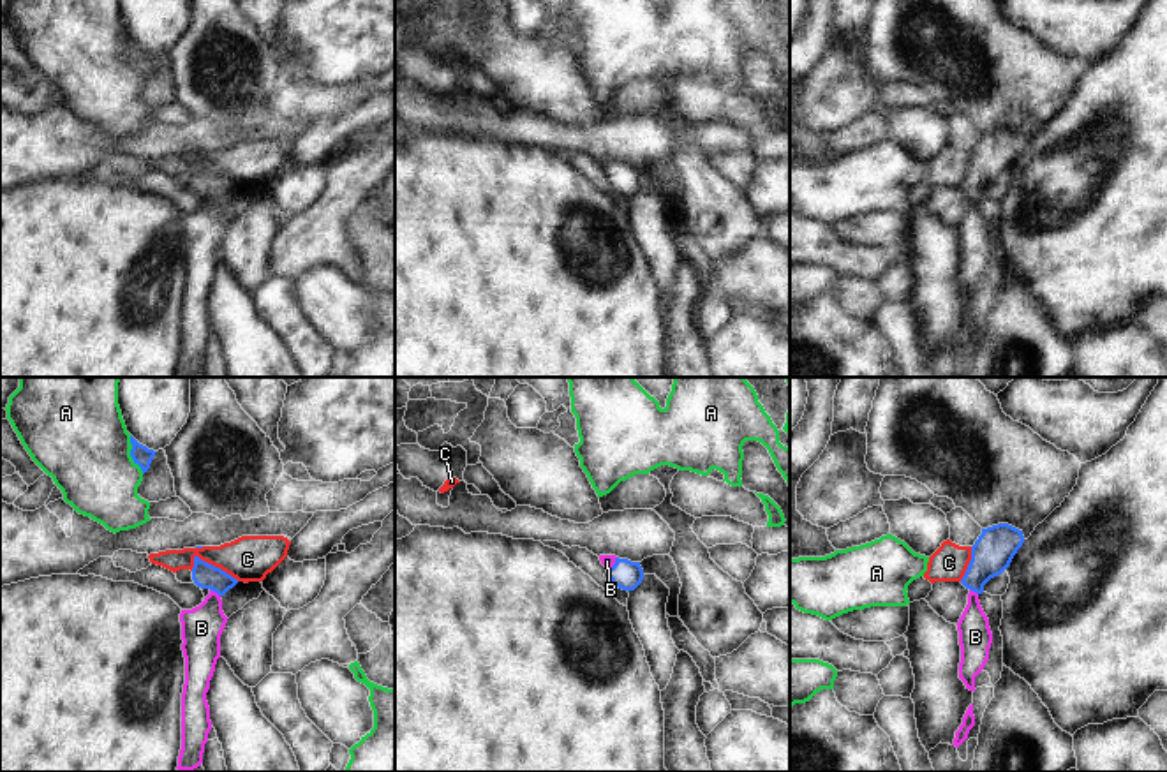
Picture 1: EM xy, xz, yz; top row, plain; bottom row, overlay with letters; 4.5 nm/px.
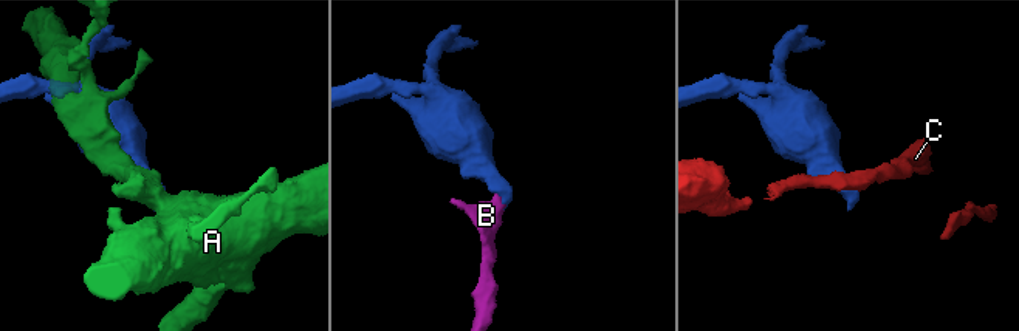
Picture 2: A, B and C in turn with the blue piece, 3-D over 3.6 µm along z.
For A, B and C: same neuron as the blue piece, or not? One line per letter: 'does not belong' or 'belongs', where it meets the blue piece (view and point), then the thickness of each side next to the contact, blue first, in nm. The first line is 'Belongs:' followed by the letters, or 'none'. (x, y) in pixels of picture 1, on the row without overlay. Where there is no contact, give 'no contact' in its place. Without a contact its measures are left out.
Belongs: B
A: does not belong; meets blue in xy at (131, 60); 90 nm thick on the blue side, 420 nm on the other
B: belongs; meets blue in xy at (215, 196); 120 nm thick on the blue side, 190 nm on the other
C: does not belong; meets blue in xy at (214, 171); 120 nm thick on the blue side, 200 nm on the other

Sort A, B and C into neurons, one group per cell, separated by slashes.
A / B / C

